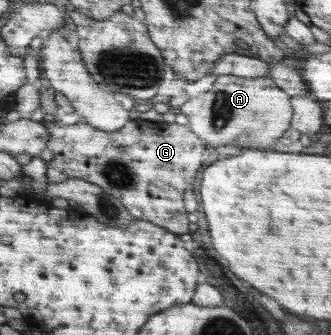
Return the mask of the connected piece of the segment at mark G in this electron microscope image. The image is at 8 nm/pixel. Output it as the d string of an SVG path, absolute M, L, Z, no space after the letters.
M81 119L72 125L43 122L50 134L47 148L54 153L54 158L48 163L47 179L49 183L62 183L69 178L81 178L86 182L95 183L108 194L118 198L136 219L146 220L162 226L174 234L188 232L188 212L184 204L186 188L194 182L196 172L202 168L205 140L200 140L187 125L177 123L162 124L158 128L140 128L135 121L128 122L122 130L99 130Z

